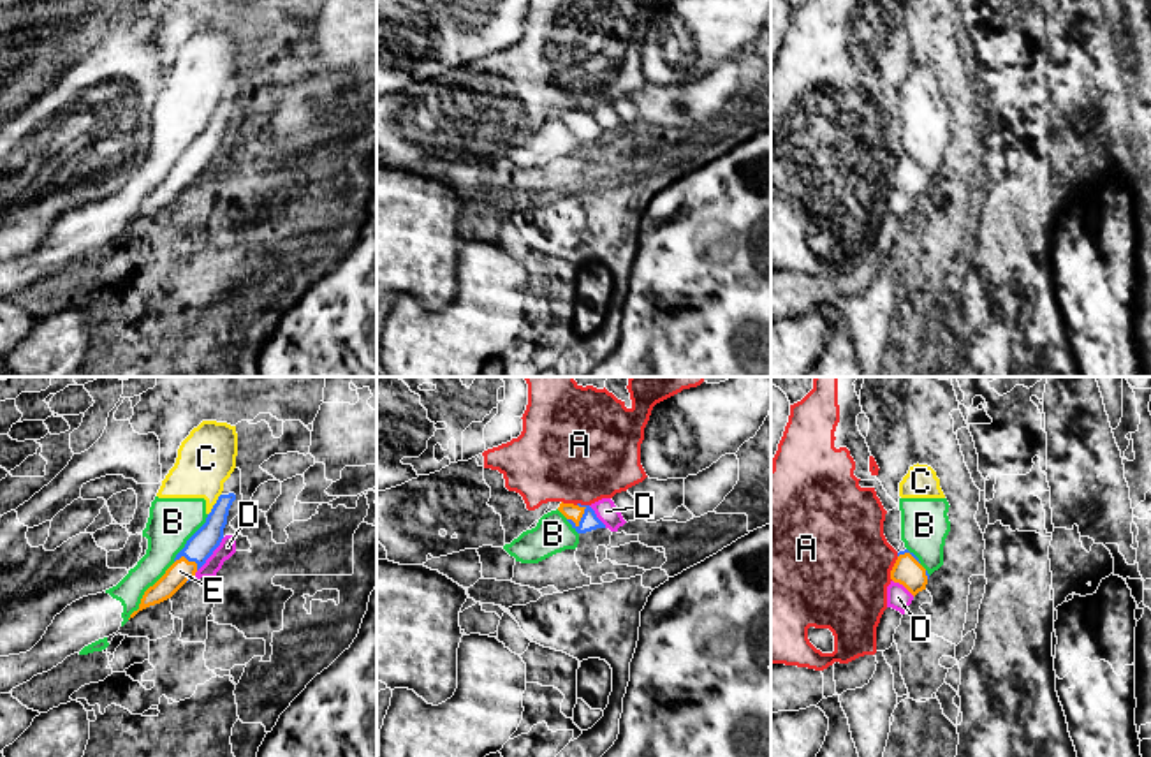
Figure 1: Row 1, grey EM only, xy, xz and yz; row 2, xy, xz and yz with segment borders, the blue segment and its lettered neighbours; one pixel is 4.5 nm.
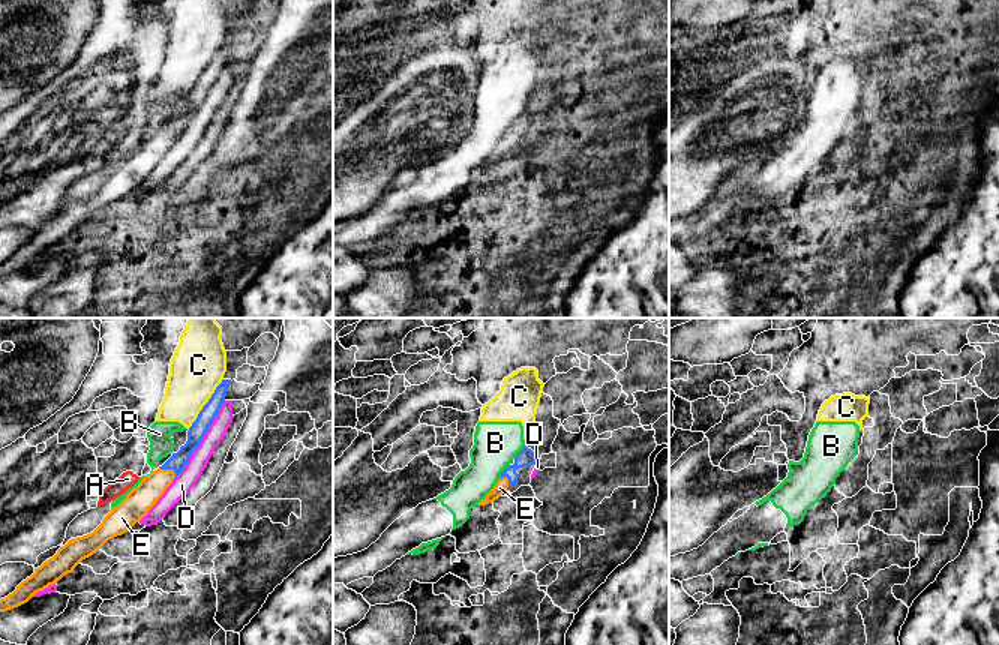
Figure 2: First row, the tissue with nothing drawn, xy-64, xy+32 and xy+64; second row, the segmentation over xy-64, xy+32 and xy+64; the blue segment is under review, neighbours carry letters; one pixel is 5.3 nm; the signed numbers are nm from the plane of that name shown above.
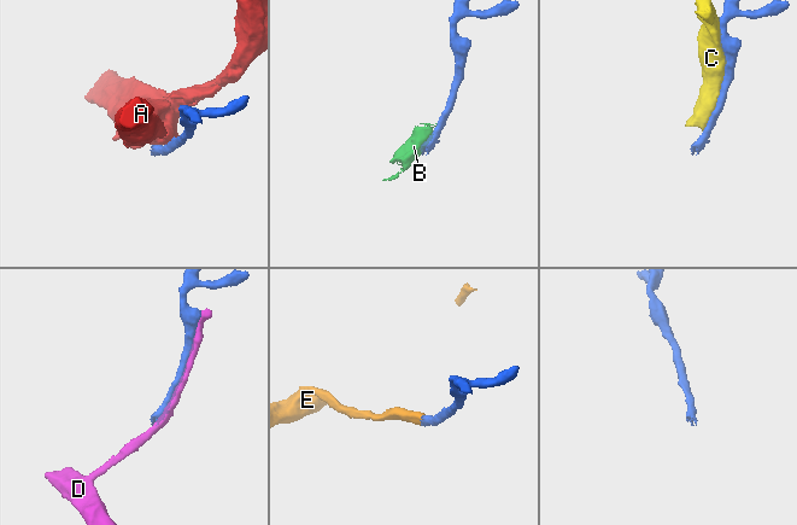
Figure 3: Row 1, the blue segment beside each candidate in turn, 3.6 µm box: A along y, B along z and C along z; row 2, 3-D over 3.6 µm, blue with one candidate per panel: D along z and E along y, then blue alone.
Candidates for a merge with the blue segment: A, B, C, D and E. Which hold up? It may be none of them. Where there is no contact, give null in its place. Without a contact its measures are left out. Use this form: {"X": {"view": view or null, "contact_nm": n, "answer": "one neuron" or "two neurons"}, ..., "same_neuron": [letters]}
{"A": {"view": "xz", "contact_nm": 60, "answer": "two neurons"}, "B": {"view": "xy", "contact_nm": 280, "answer": "two neurons"}, "C": {"view": "xy", "contact_nm": 120, "answer": "two neurons"}, "D": {"view": "xy", "contact_nm": 200, "answer": "two neurons"}, "E": {"view": "xz", "contact_nm": 110, "answer": "one neuron"}, "same_neuron": ["E"]}

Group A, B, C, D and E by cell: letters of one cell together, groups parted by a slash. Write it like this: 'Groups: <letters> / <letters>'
Groups: A / B C / D / E

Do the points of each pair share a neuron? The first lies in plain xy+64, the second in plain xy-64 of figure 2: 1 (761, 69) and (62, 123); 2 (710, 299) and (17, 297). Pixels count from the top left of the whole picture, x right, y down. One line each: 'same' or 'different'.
1: same
2: different

